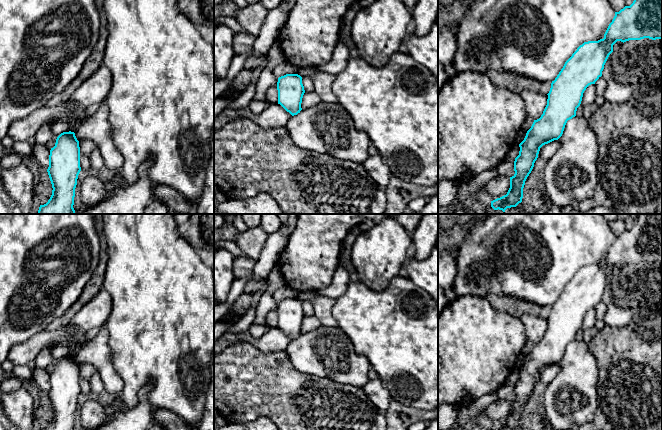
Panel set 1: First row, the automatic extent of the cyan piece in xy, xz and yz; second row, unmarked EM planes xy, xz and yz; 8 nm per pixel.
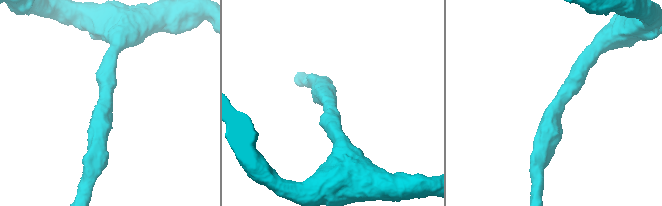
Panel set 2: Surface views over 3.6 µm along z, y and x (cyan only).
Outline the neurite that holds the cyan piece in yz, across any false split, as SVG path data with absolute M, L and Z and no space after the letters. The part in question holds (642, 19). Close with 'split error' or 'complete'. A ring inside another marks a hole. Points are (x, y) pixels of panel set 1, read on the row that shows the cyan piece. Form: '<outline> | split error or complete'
M634 0L630 6L615 12L603 39L584 42L577 48L552 81L543 114L539 119L534 120L524 140L519 144L520 151L514 161L515 174L510 177L510 188L506 195L491 201L491 207L494 210L505 212L507 208L516 207L522 202L525 181L534 167L540 148L562 136L567 121L576 116L584 91L602 76L604 65L613 52L613 45L617 41L624 43L644 38L662 39L662 0Z | complete

